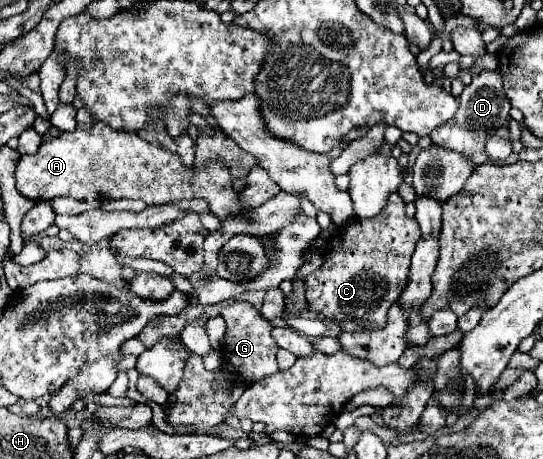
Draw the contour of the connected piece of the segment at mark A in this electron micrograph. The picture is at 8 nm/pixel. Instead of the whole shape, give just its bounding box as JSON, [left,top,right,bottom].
[16,121,250,221]

